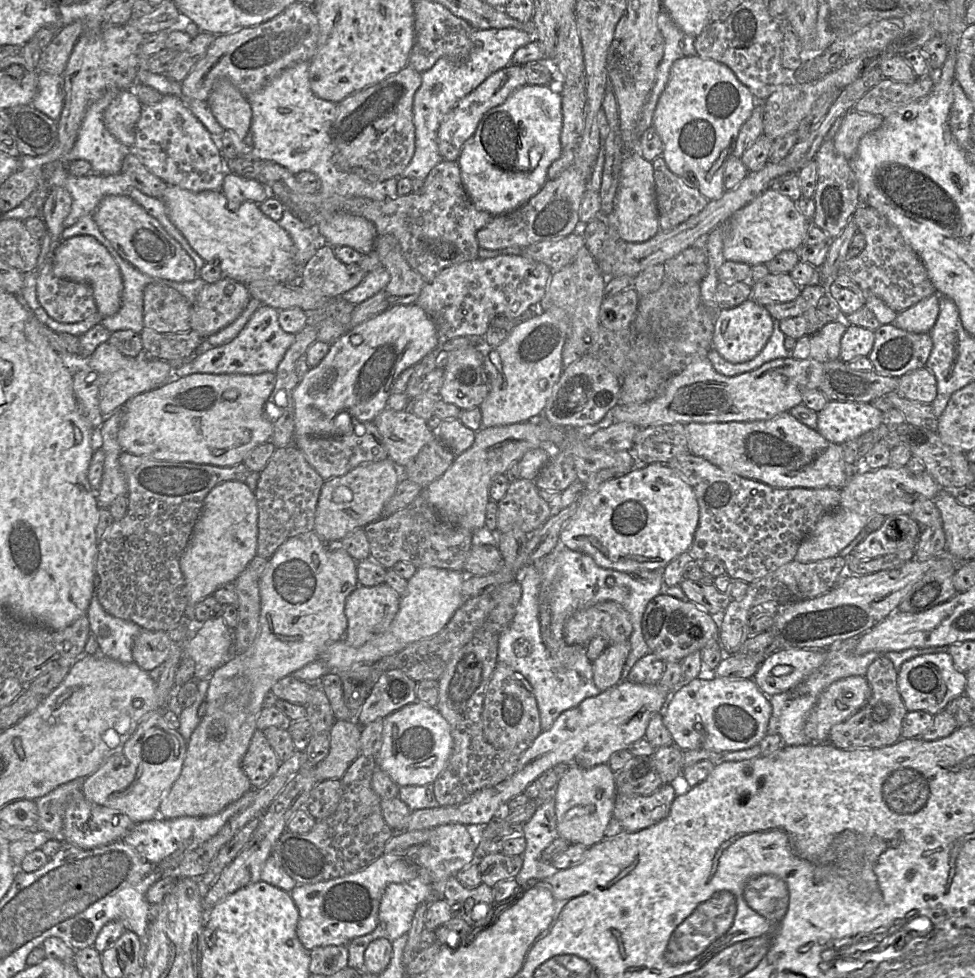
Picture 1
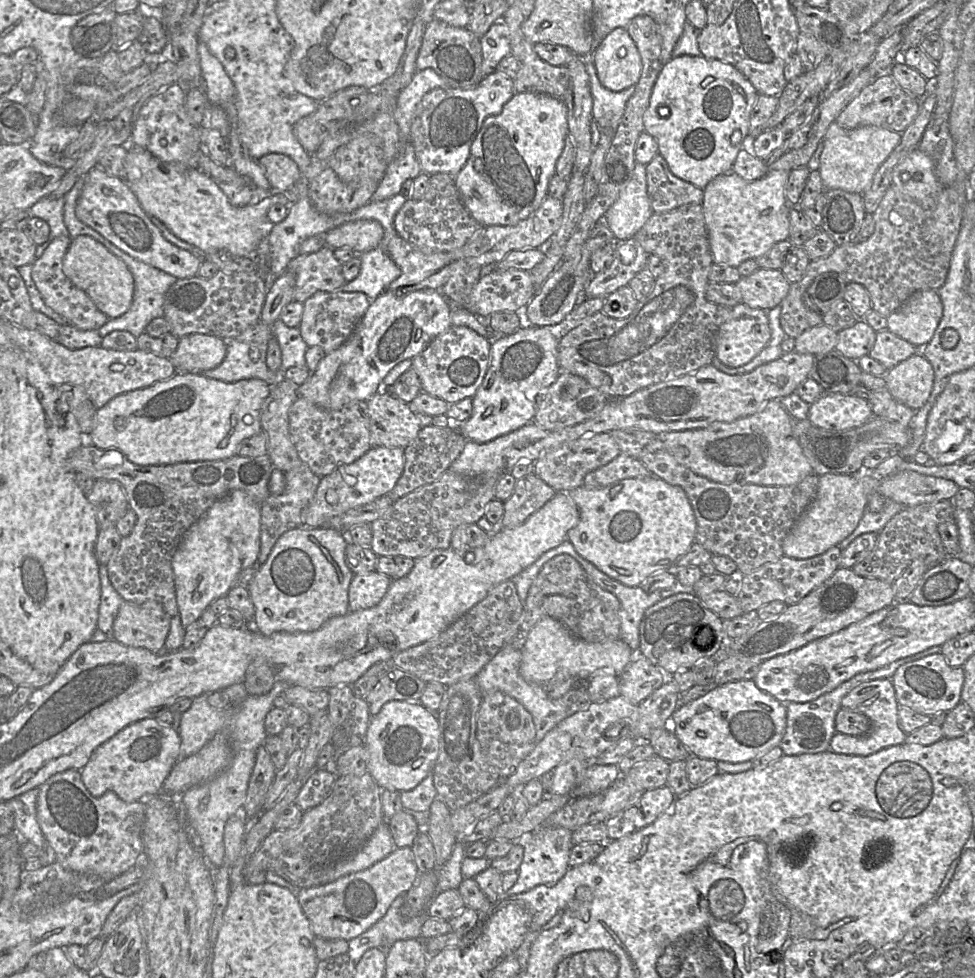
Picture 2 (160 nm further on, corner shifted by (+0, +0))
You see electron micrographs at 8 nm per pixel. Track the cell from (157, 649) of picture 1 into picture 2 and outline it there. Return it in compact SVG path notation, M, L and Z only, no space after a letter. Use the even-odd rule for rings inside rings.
M123 601L113 623L112 639L155 654L167 652L165 641L170 623L171 617L158 602L135 604Z

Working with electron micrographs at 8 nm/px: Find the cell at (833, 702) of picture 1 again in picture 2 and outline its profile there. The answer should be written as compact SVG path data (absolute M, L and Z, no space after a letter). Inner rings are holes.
M891 679L865 681L852 689L842 700L842 707L864 714L871 722L871 731L864 736L836 732L830 742L832 752L846 755L869 756L884 748L906 742L907 734L899 725L899 703Z

